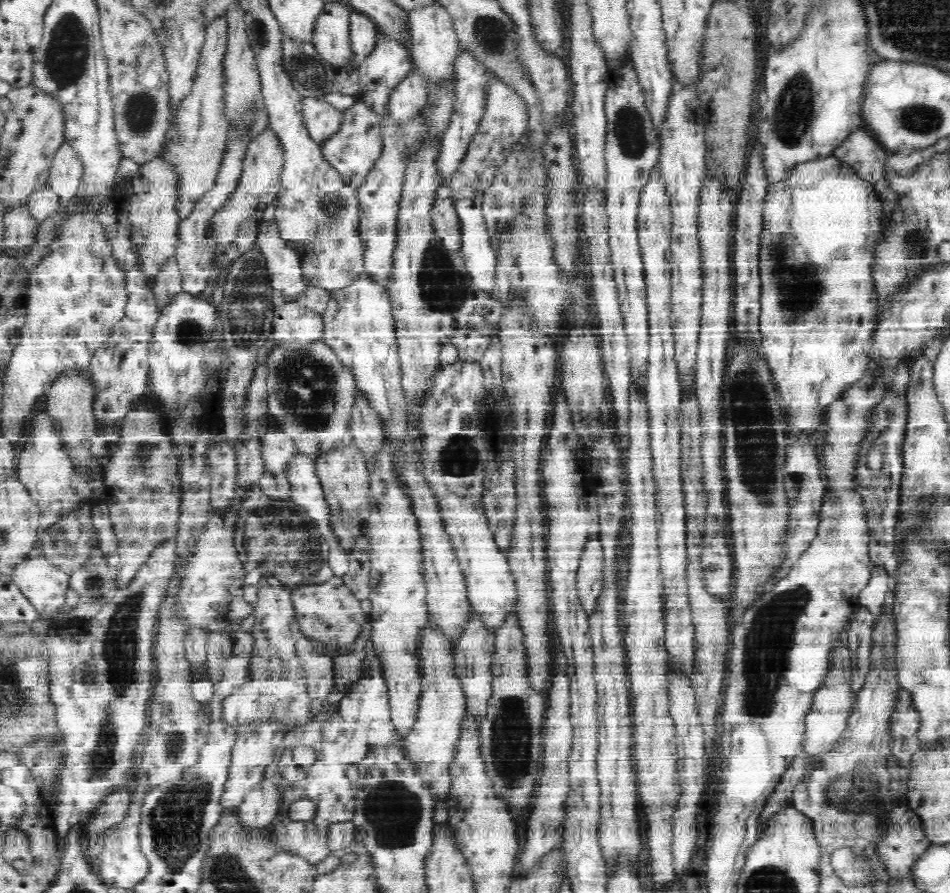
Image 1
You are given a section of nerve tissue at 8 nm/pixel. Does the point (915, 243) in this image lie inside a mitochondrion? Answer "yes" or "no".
yes

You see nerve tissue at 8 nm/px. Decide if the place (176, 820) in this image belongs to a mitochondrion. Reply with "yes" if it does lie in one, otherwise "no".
yes

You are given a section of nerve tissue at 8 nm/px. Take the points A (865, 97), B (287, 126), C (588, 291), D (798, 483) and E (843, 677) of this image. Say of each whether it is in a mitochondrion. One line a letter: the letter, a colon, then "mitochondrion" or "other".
A: other
B: other
C: other
D: mitochondrion
E: other

